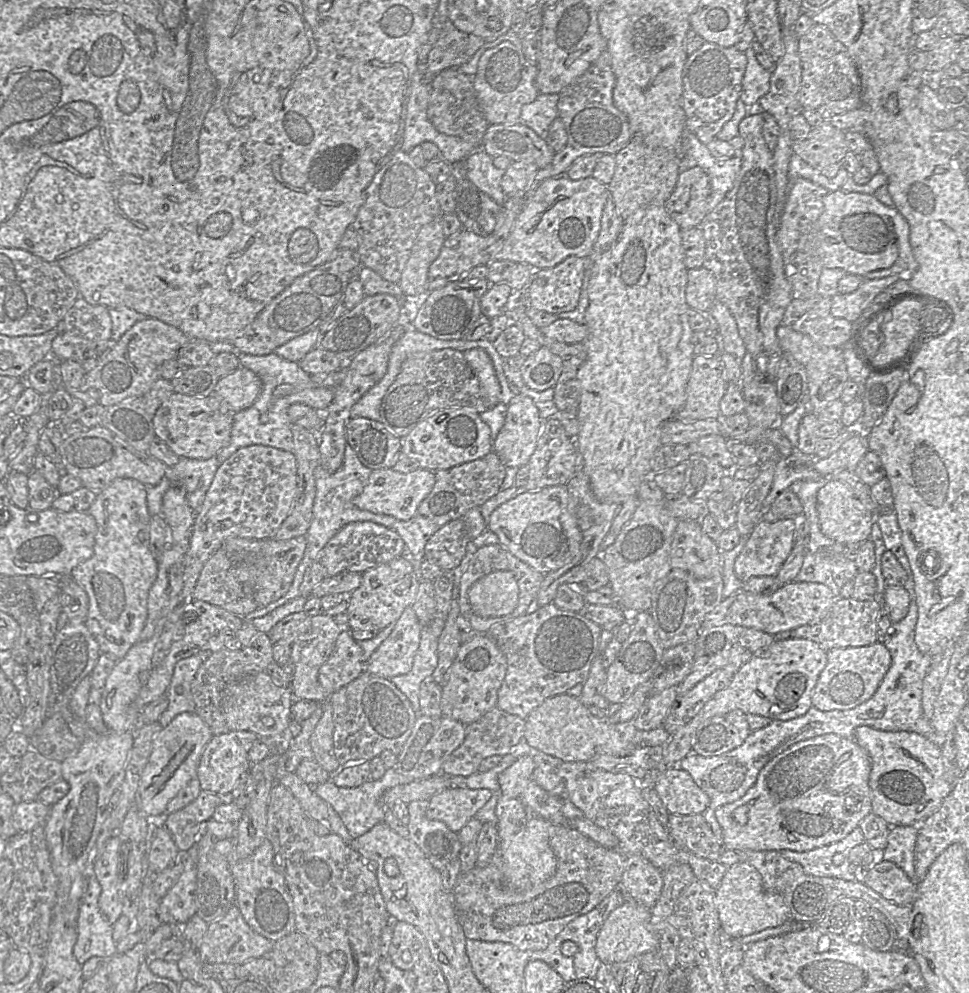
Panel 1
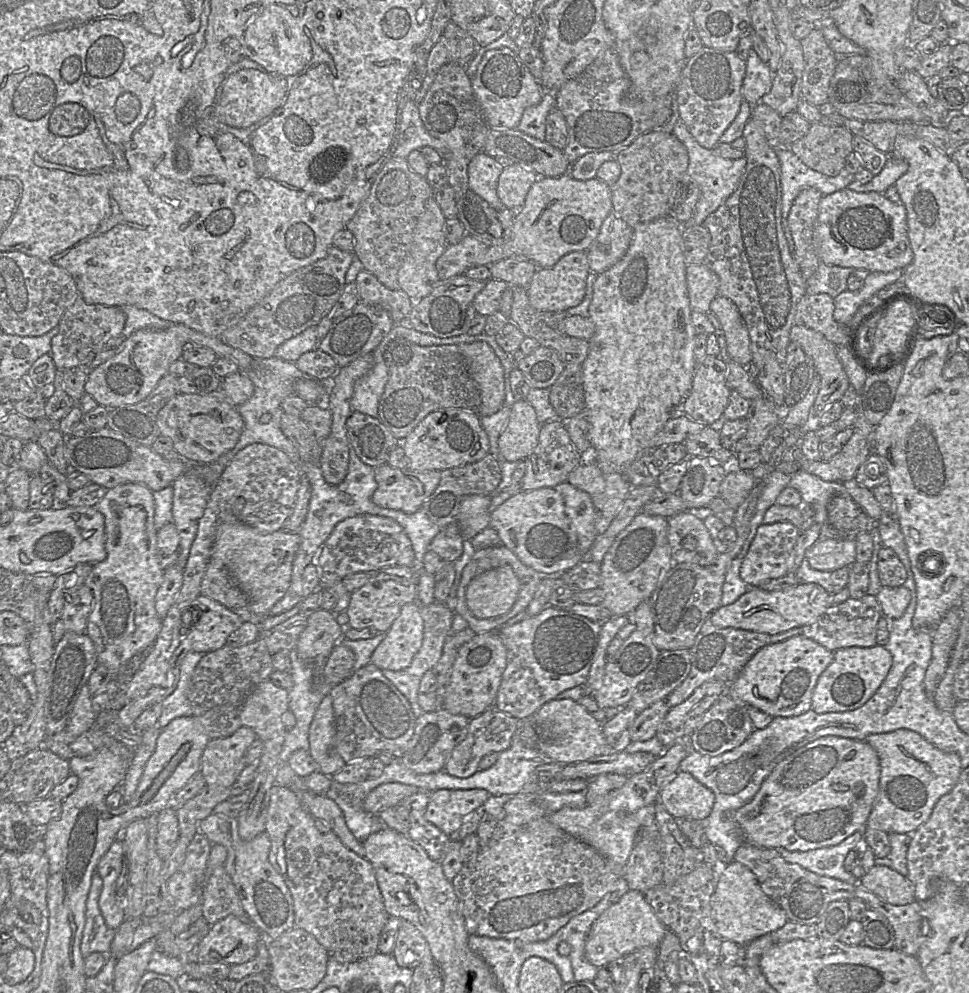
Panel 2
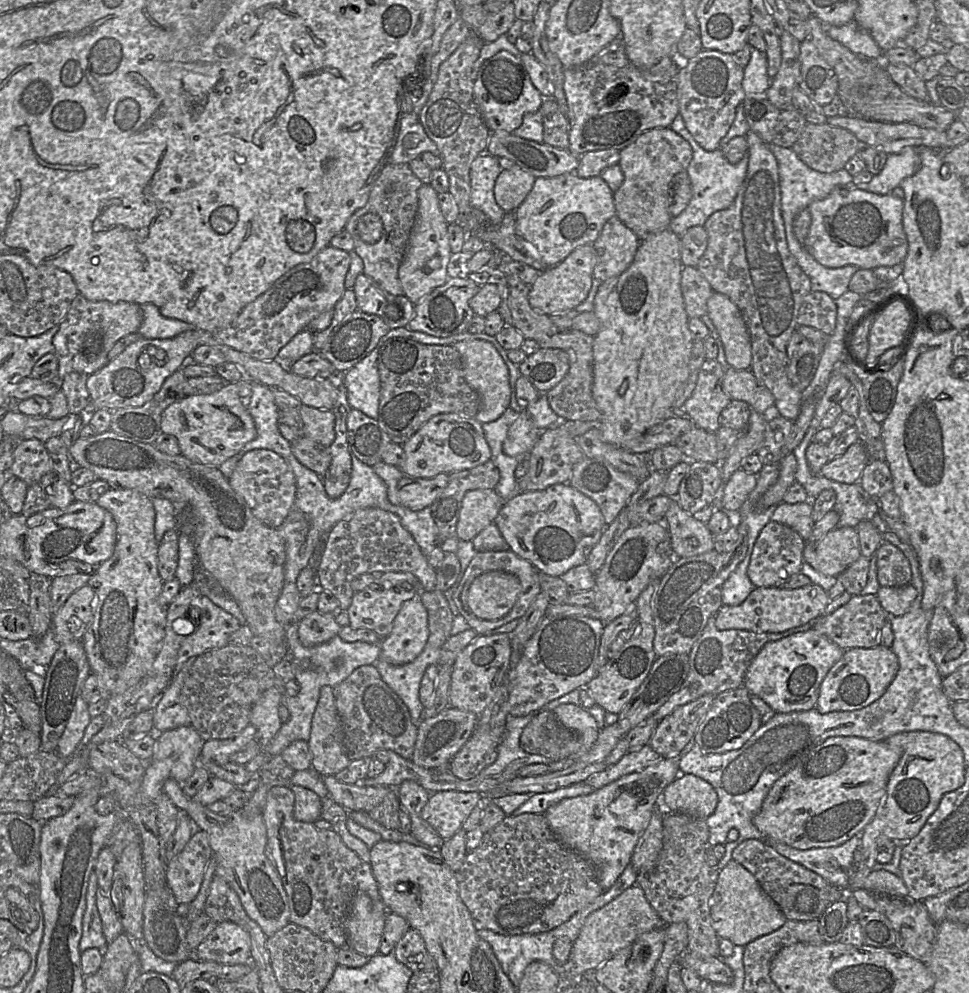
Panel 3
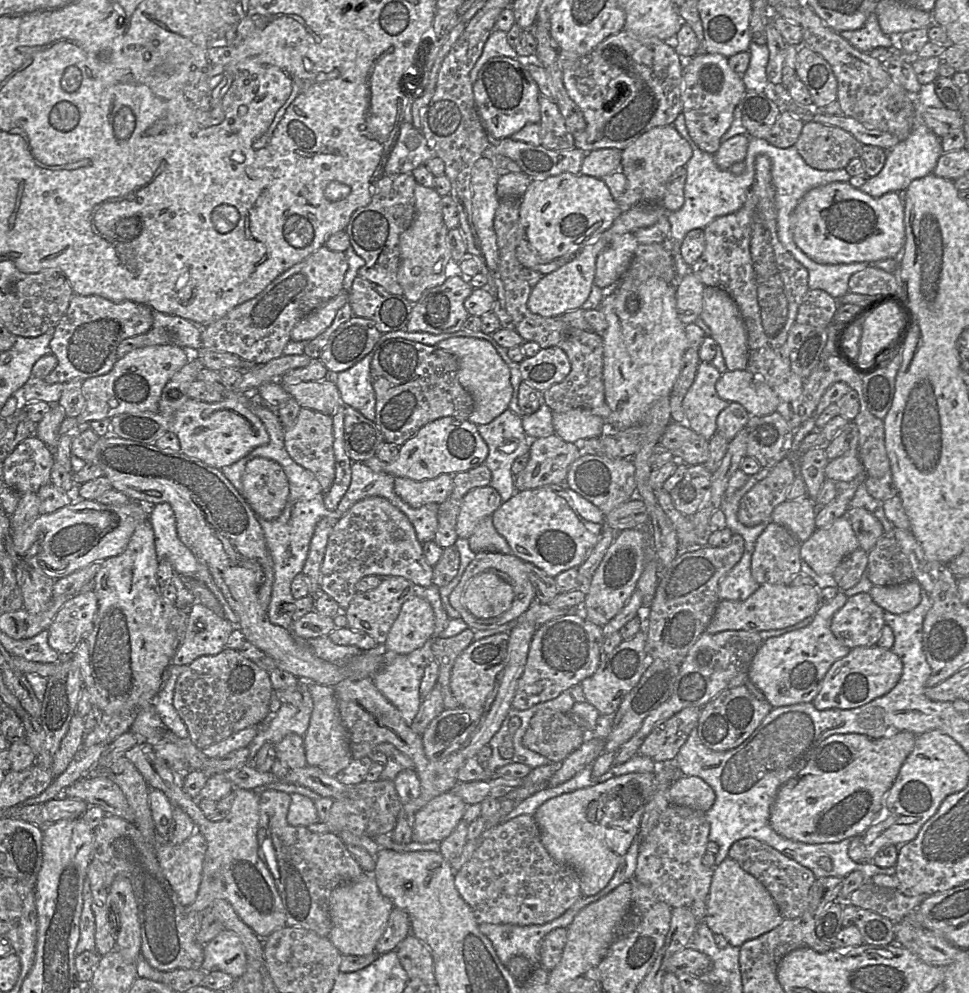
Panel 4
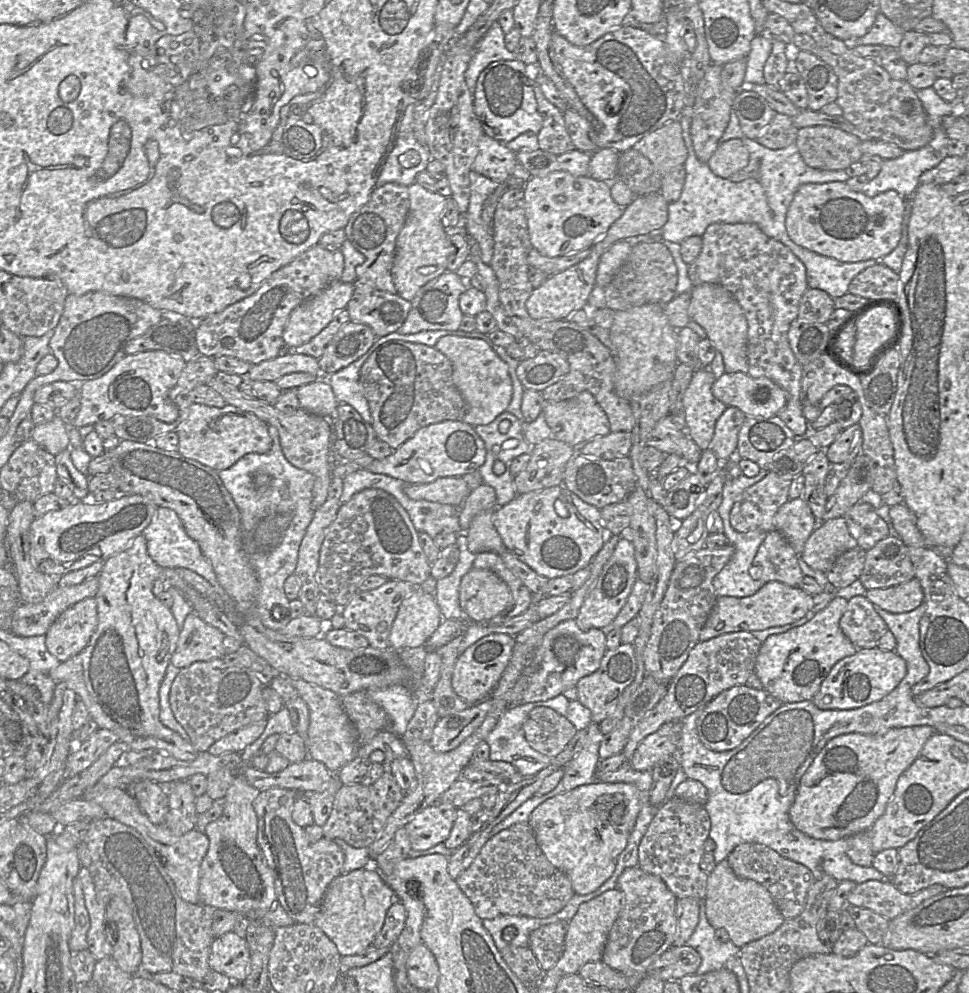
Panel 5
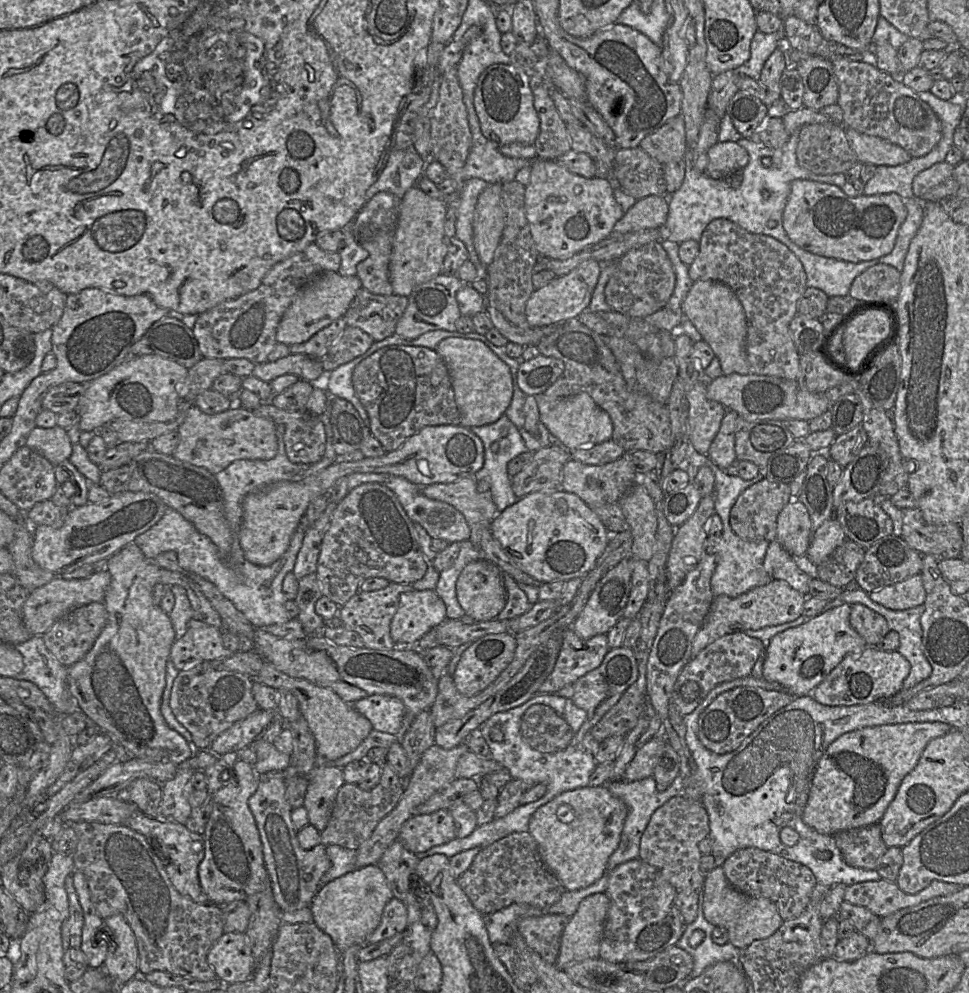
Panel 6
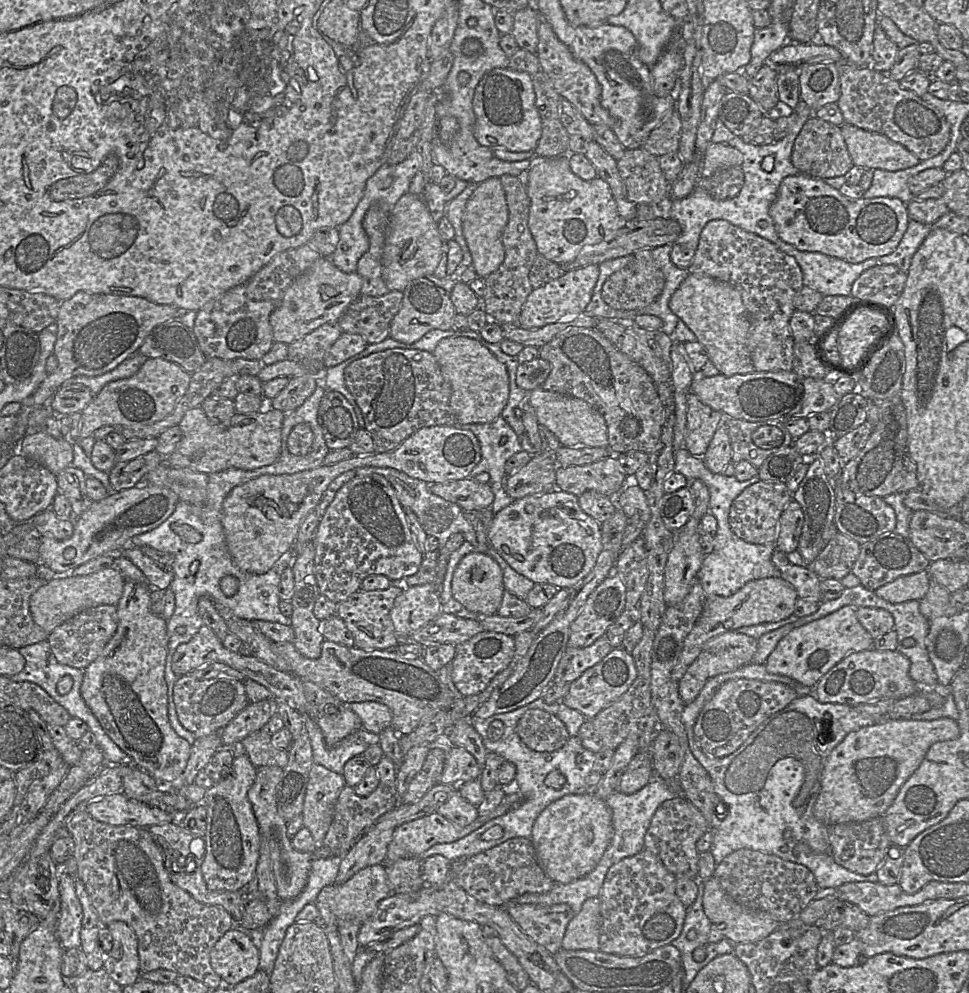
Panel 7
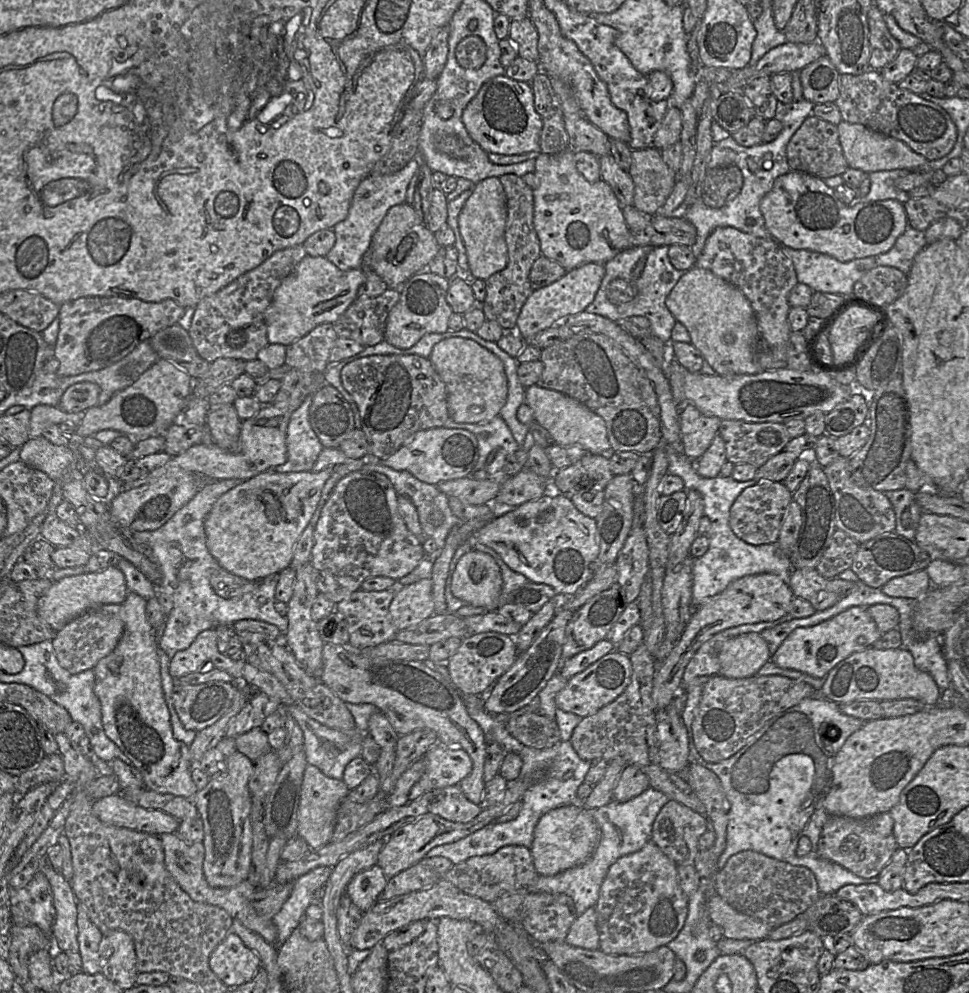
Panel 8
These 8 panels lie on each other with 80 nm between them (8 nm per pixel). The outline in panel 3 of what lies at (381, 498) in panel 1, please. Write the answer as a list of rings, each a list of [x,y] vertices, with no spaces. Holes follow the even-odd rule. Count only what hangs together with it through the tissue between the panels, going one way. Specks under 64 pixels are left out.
[[[383,461],[372,466],[372,469],[385,482],[388,500],[413,511],[430,507],[449,482],[449,474],[415,478]]]

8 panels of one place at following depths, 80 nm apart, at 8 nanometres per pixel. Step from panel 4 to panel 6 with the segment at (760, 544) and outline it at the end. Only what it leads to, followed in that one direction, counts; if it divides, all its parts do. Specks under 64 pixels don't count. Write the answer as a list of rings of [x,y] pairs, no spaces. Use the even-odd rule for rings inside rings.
[[[776,539],[769,543],[763,565],[771,579],[784,580],[801,594],[810,596],[812,577],[797,566],[794,557]]]

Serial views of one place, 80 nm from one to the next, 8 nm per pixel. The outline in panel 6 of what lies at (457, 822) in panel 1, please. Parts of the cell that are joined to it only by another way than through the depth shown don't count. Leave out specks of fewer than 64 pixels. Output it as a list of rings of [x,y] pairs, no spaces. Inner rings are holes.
[[[449,809],[411,816],[401,827],[398,840],[414,854],[448,843],[456,838]]]

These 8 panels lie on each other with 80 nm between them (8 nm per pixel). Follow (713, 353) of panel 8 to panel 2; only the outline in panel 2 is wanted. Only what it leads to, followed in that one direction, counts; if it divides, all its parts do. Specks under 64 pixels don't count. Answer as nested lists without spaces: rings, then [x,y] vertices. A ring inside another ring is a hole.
[[[716,296],[709,311],[723,330],[730,358],[740,365],[749,365],[752,361],[749,334],[735,304],[726,297]]]

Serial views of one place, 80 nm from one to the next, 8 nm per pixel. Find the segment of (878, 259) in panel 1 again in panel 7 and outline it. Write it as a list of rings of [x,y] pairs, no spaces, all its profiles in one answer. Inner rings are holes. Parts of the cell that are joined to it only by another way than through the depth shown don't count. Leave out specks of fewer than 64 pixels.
[[[803,173],[785,177],[778,188],[777,197],[770,205],[771,216],[778,236],[800,251],[820,252],[849,263],[860,263],[869,258],[891,254],[898,246],[910,221],[907,204],[895,197],[849,199],[821,178]]]

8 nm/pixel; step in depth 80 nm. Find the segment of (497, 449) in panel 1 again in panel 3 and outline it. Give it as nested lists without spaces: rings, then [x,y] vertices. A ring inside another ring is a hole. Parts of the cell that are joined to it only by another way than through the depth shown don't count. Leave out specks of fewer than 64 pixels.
[[[523,410],[518,413],[517,419],[509,427],[507,437],[502,445],[503,452],[508,456],[520,454],[527,454],[528,456],[541,432],[534,426],[530,414]]]

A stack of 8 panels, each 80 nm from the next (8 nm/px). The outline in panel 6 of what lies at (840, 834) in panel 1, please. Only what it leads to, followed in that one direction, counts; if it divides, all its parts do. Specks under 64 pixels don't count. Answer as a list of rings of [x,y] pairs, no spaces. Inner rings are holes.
[[[936,721],[865,727],[841,735],[828,746],[812,775],[808,799],[802,813],[803,821],[817,832],[827,835],[879,823],[901,781],[916,766],[927,744],[949,731],[951,727],[948,724]]]

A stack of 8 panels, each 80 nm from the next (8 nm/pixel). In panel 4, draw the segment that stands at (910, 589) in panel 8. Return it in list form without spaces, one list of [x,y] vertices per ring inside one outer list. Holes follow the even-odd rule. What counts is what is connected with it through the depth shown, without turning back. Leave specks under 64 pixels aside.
[[[912,579],[896,586],[873,586],[868,593],[884,611],[899,615],[920,604],[921,589],[920,584]]]

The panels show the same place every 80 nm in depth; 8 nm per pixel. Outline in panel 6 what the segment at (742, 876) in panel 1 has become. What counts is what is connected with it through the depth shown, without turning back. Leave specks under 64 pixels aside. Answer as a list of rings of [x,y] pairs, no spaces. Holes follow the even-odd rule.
[[[722,865],[715,867],[705,877],[703,911],[709,923],[727,930],[729,941],[738,949],[745,948],[756,940],[770,937],[784,922],[772,901],[745,895],[732,887]]]

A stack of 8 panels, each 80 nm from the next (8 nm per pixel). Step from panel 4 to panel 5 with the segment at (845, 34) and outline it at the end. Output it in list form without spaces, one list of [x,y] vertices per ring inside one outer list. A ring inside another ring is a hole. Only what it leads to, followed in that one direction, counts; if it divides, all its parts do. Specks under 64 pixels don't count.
[[[879,12],[867,34],[857,39],[844,41],[847,46],[882,45],[886,48],[897,49],[903,39],[904,32],[884,14]]]

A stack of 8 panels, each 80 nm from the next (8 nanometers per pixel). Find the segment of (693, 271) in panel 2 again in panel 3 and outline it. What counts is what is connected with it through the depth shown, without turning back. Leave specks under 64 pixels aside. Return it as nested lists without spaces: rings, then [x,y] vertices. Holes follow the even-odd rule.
[[[683,267],[681,290],[689,318],[701,318],[707,314],[707,301],[711,297],[713,290],[697,267]]]

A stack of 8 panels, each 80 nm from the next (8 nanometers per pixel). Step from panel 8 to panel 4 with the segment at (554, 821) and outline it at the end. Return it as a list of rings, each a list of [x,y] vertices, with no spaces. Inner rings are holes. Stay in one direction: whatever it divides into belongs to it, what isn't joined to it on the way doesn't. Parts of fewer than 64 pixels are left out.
[[[654,772],[629,773],[551,798],[538,807],[533,816],[539,827],[543,846],[556,862],[578,872],[583,896],[596,895],[610,882],[621,858],[637,837],[646,805],[655,790]]]

